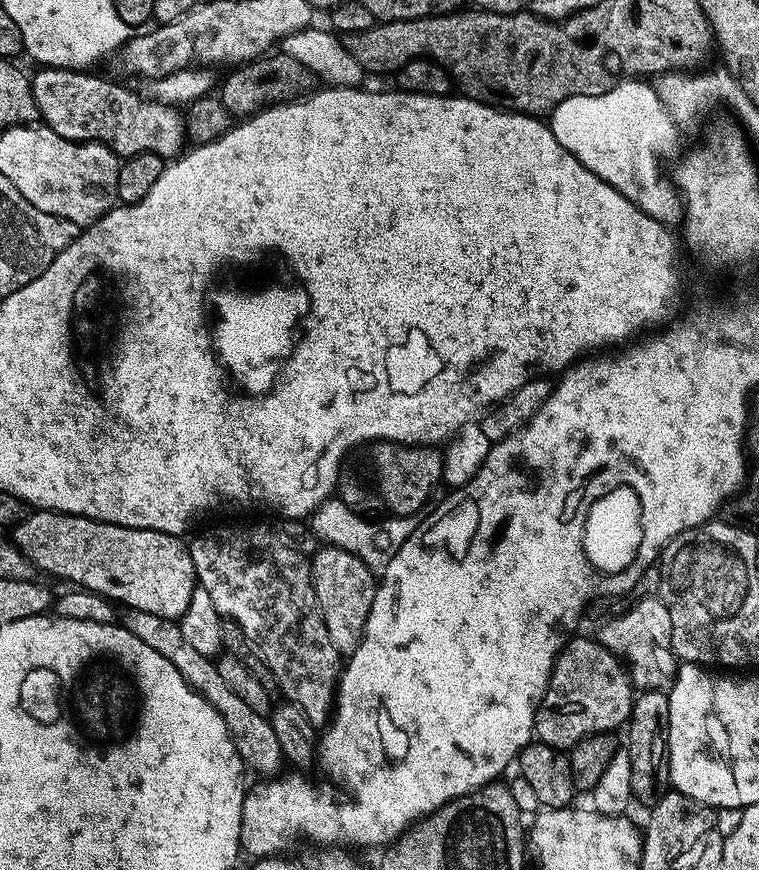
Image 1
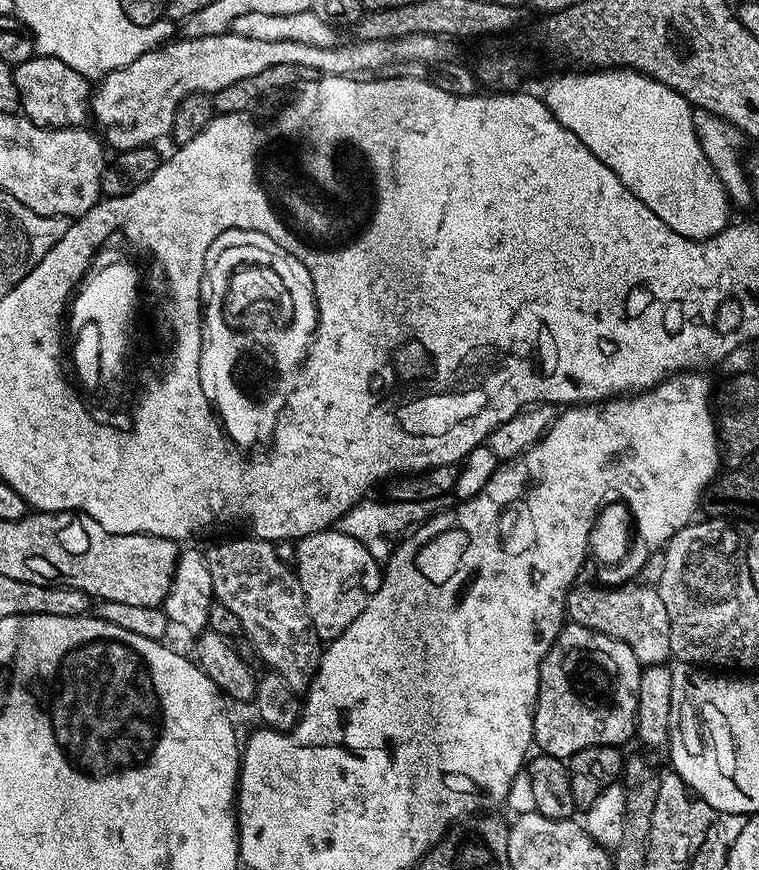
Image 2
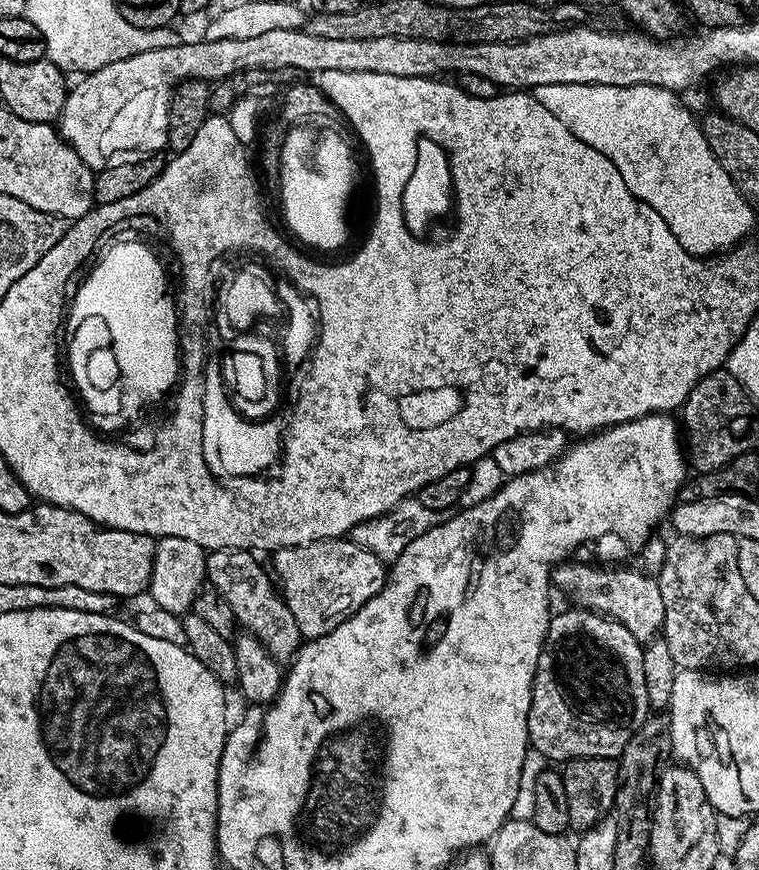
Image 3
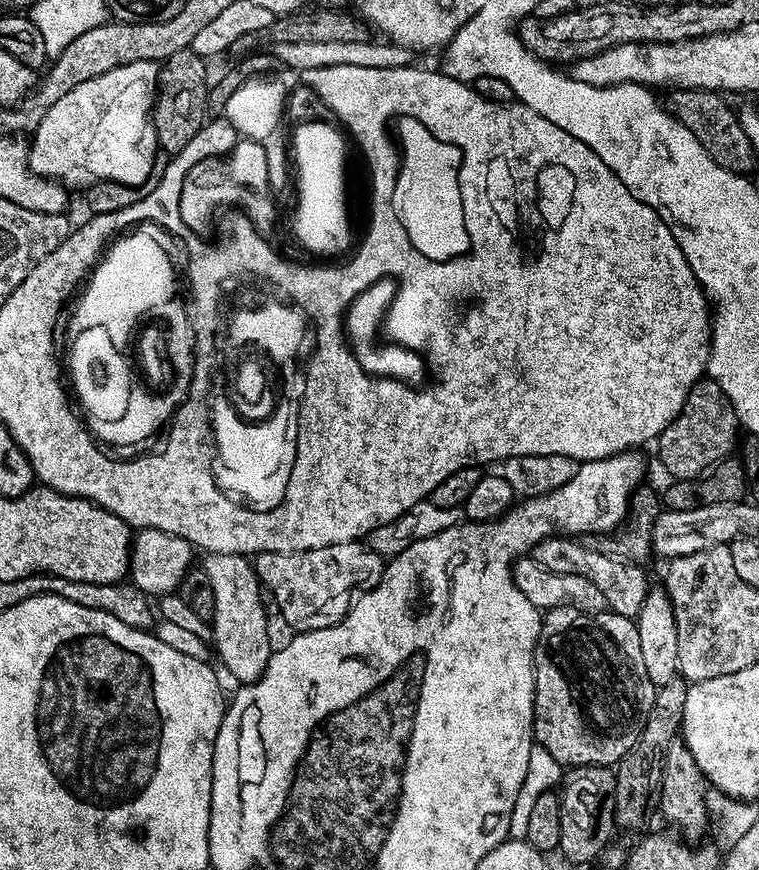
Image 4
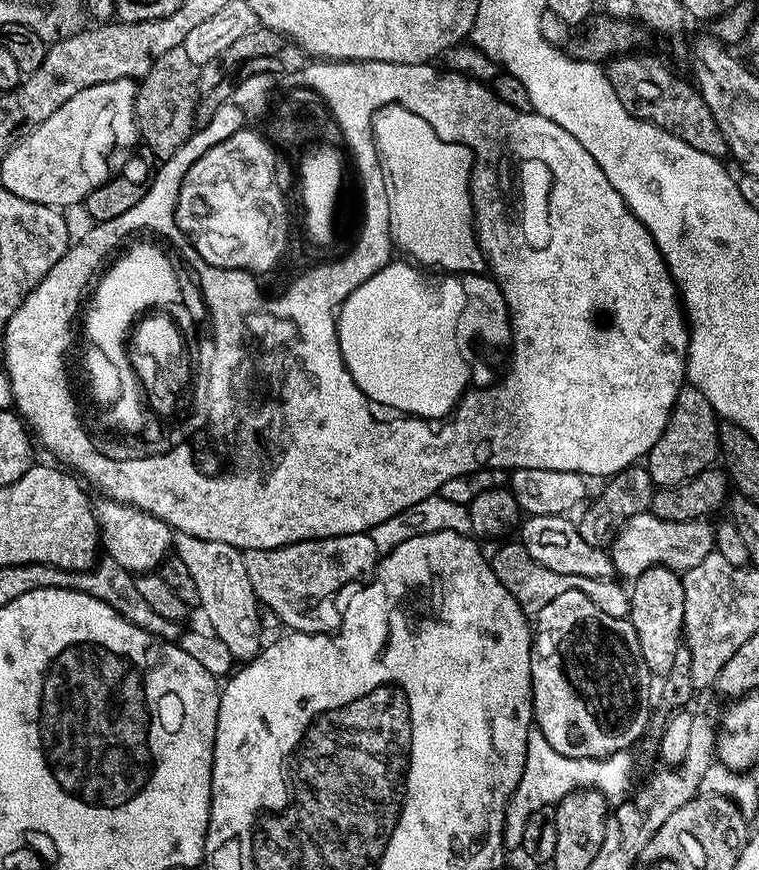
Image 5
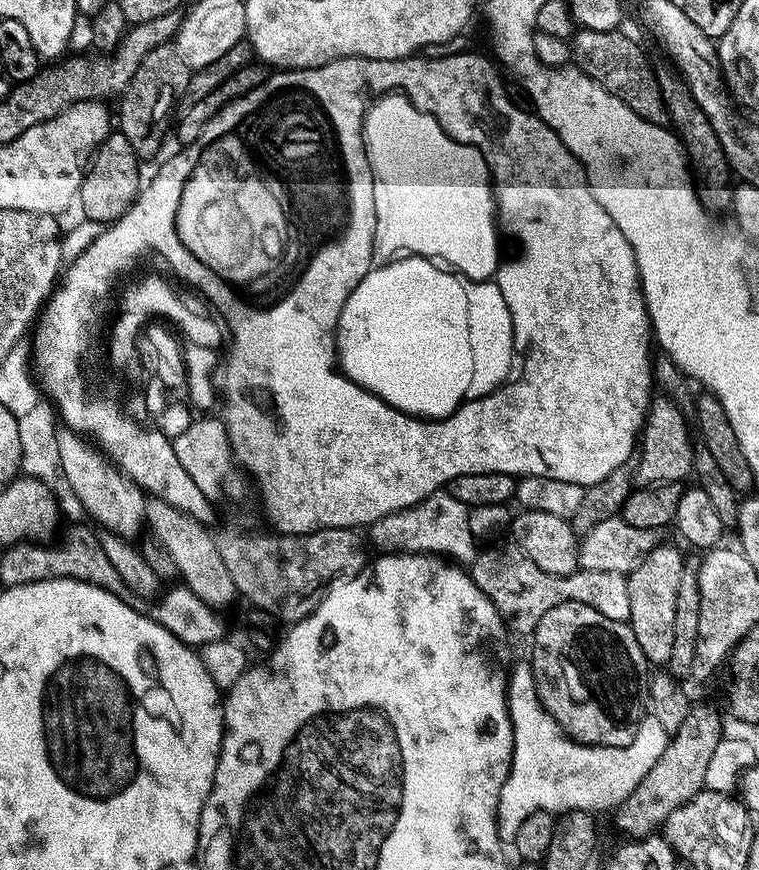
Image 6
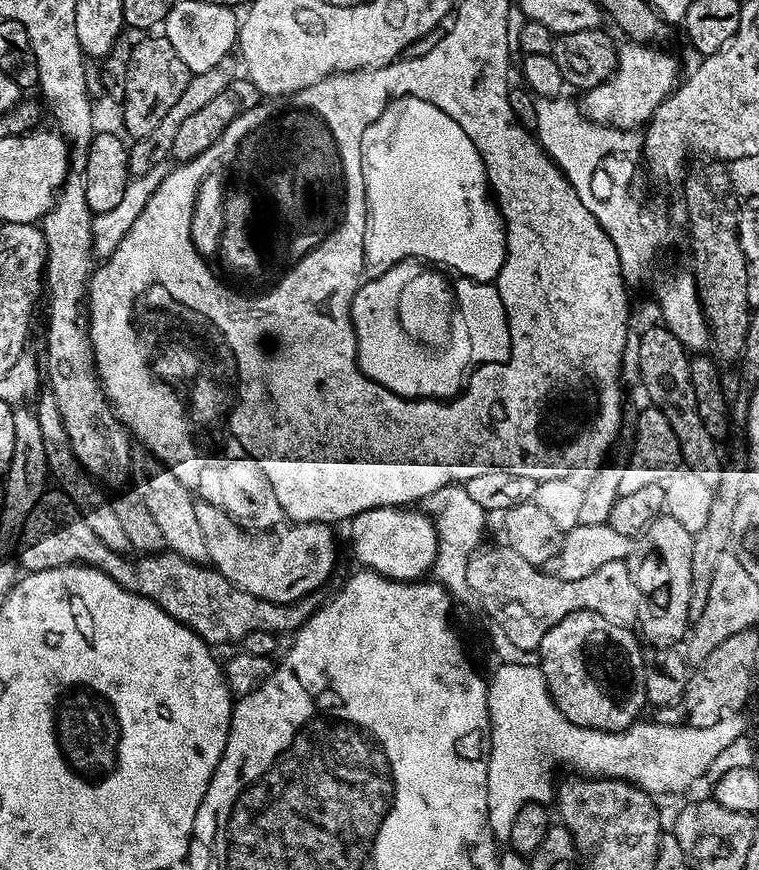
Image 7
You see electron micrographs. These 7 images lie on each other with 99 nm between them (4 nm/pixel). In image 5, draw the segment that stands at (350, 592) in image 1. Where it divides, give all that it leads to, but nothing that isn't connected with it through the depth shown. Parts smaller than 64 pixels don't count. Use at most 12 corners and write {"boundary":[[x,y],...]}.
{"boundary":[[366,532],[248,550],[285,629],[339,629],[336,599],[378,563]]}

